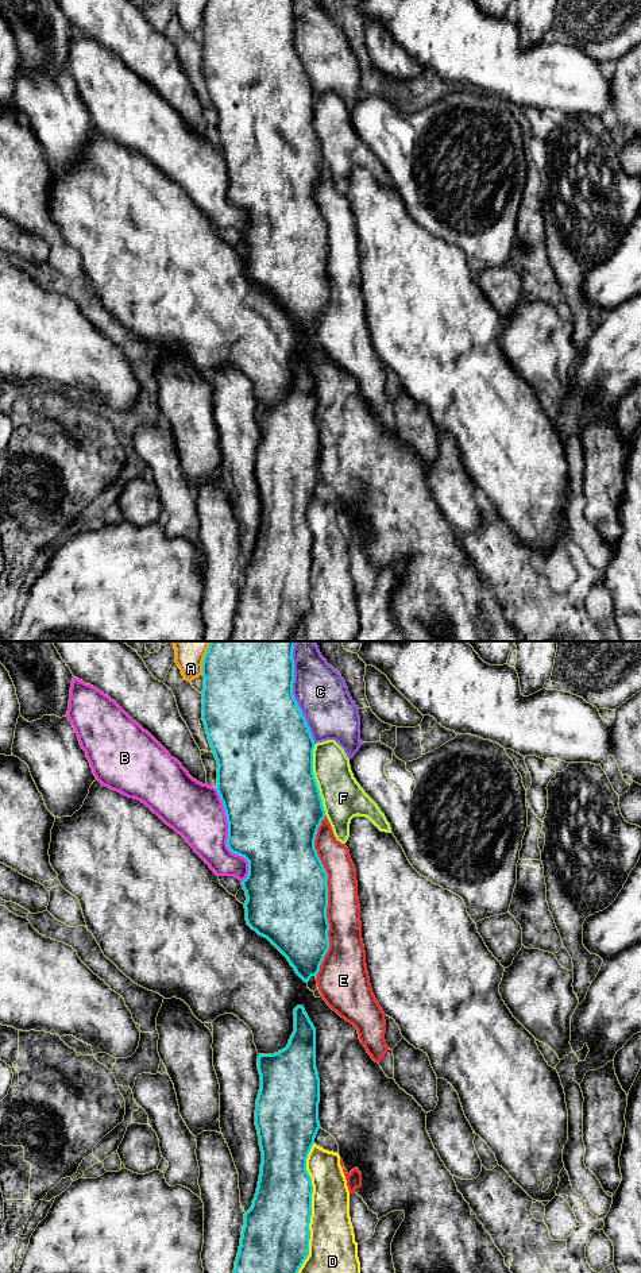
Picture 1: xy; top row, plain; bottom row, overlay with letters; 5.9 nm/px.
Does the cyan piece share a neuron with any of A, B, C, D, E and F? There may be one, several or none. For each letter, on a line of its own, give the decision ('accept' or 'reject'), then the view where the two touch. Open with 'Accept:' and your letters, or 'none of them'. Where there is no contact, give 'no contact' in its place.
Accept: none of them
A: reject; contact in xy
B: reject; contact in xy
C: reject; contact in xy
D: reject; contact in xy
E: reject; contact in xy
F: reject; contact in xy

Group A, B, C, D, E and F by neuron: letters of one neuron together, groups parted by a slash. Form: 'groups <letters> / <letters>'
groups A / B / C F / D E

